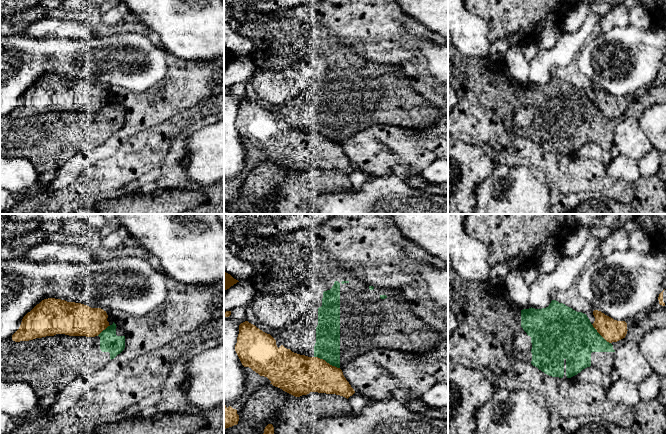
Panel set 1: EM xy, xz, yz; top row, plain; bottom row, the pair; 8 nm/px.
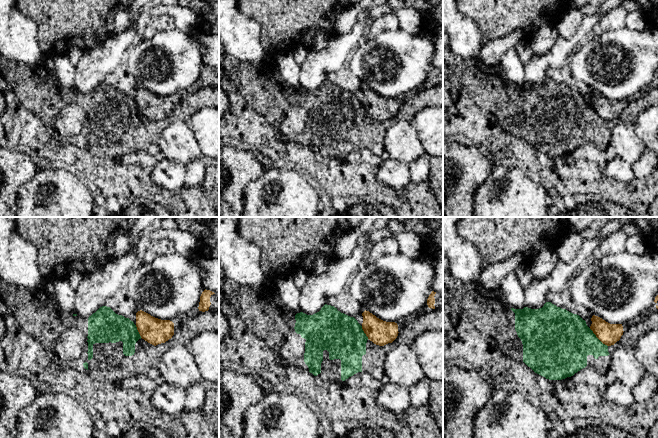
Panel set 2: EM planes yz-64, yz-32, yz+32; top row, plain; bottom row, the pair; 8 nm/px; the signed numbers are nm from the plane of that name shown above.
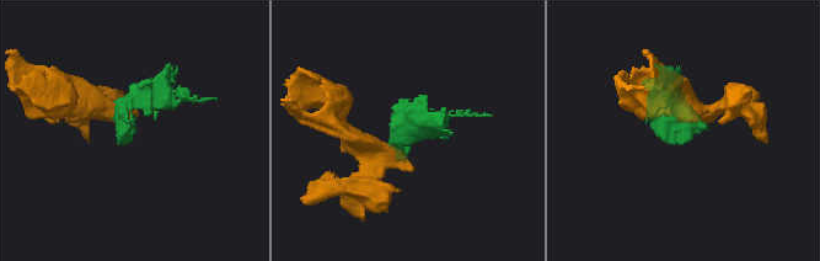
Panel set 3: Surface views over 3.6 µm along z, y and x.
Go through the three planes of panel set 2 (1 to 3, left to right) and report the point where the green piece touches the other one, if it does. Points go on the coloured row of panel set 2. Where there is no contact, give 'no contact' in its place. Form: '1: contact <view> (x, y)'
1: contact yz-64 (138, 331)
2: contact yz-32 (364, 332)
3: contact yz+32 (598, 338)

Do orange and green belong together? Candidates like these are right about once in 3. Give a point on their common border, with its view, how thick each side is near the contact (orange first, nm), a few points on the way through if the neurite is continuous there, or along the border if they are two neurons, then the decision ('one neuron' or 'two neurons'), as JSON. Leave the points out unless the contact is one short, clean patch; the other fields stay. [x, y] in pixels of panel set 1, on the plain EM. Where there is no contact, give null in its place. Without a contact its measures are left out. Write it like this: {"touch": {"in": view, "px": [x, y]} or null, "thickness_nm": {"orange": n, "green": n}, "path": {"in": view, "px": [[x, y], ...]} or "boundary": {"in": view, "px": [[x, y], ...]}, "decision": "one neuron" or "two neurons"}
{"touch": {"in": "xz", "px": [326, 138]}, "thickness_nm": {"orange": 320, "green": 200}, "decision": "two neurons"}

